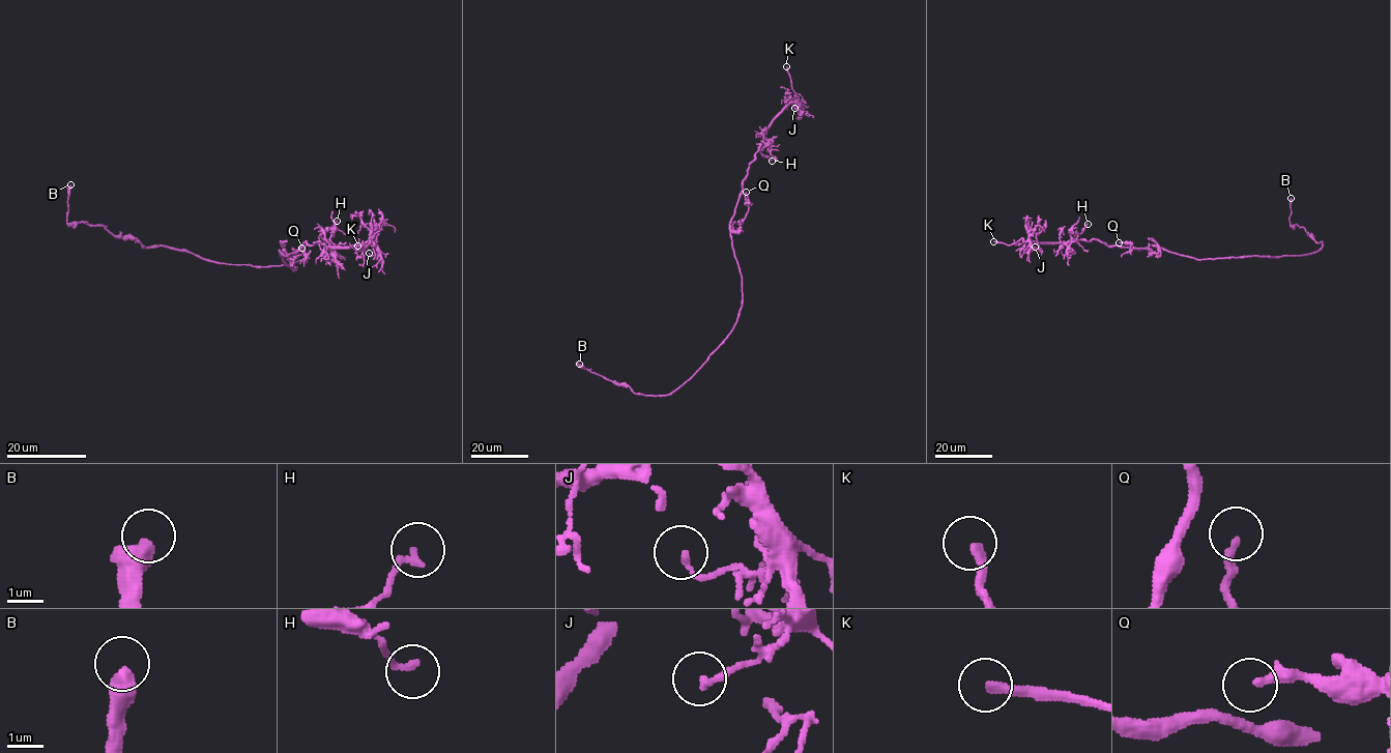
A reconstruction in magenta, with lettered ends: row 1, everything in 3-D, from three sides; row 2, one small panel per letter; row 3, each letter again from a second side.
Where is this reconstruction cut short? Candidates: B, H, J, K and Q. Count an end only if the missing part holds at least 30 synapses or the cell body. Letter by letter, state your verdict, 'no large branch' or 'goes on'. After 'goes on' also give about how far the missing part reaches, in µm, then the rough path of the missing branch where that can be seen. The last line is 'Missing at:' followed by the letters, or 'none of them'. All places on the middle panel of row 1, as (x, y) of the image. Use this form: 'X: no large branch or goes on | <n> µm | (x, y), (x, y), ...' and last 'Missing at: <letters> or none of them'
B: no large branch
H: no large branch
J: no large branch
K: goes on | 50 µm | (786, 66), (777, 55), (746, 35), (708, 20), (693, 7)
Q: no large branch
Missing at: K

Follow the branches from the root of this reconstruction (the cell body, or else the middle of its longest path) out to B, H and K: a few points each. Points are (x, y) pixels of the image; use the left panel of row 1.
B: (296, 268), (216, 263), (165, 247), (145, 248), (134, 238), (116, 237), (103, 226), (68, 224), (70, 184)
H: (296, 268), (280, 251), (287, 256), (306, 242), (332, 251), (335, 247), (321, 236), (337, 221)
K: (296, 268), (283, 260), (280, 251), (287, 256), (306, 242), (374, 245), (370, 240), (365, 250), (357, 245)

